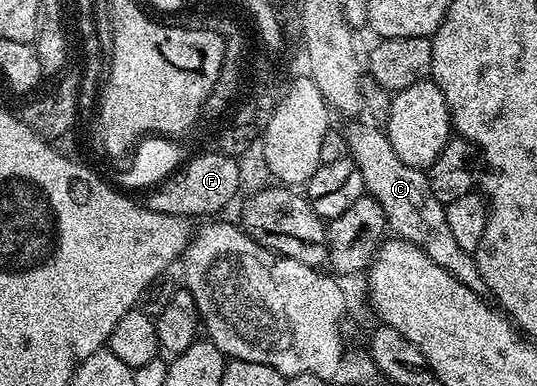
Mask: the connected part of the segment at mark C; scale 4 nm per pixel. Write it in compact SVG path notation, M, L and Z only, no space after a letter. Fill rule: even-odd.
M356 121L345 128L346 142L349 145L351 160L360 167L366 193L372 196L383 209L387 228L403 241L408 241L422 251L437 266L443 267L458 282L470 291L485 296L489 289L479 273L473 254L461 250L449 230L446 208L432 194L429 176L421 169L410 167L393 150L385 132L375 125Z

